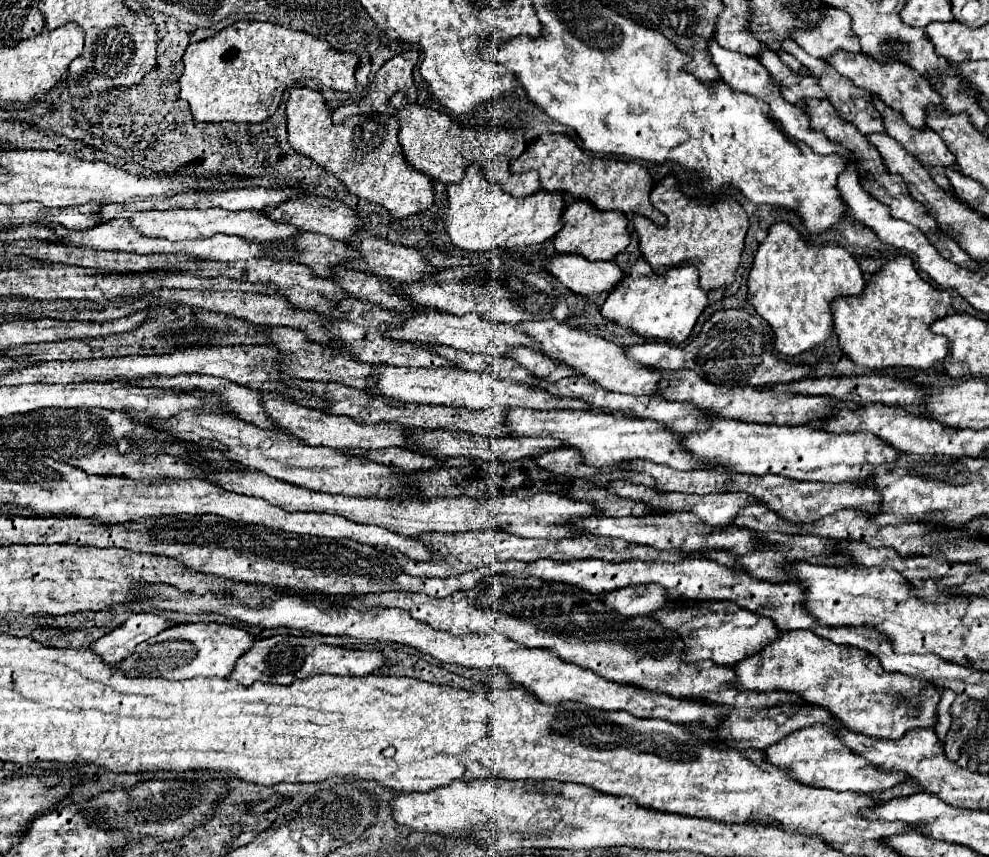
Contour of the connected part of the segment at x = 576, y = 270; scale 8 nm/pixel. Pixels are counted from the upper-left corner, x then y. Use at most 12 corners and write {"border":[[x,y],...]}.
{"border":[[555,255],[547,269],[573,293],[615,289],[623,271],[611,261]]}

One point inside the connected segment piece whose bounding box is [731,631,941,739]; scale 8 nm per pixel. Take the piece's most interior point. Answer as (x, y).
(850, 682)

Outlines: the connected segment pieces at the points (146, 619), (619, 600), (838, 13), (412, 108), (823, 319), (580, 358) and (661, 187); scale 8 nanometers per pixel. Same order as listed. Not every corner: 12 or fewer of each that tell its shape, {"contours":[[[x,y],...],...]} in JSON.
{"contours":[[[135,613],[89,649],[115,665],[141,641],[175,623]],[[659,585],[623,587],[601,597],[619,615],[649,615],[667,601]],[[827,7],[815,27],[795,27],[793,41],[827,59],[843,49],[859,53],[851,17]],[[391,97],[405,161],[459,183],[471,163],[513,197],[541,191],[539,173],[511,175],[525,138],[461,127]],[[775,223],[749,303],[795,357],[833,333],[865,279],[847,249]],[[555,319],[513,327],[607,391],[651,395],[655,373]],[[673,177],[635,217],[655,273],[699,269],[701,289],[729,287],[749,219],[735,199],[695,201]]]}

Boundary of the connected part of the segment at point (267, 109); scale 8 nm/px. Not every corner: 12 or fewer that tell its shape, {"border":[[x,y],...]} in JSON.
{"border":[[267,21],[185,49],[199,123],[261,123],[311,79],[351,93],[357,55]]}

